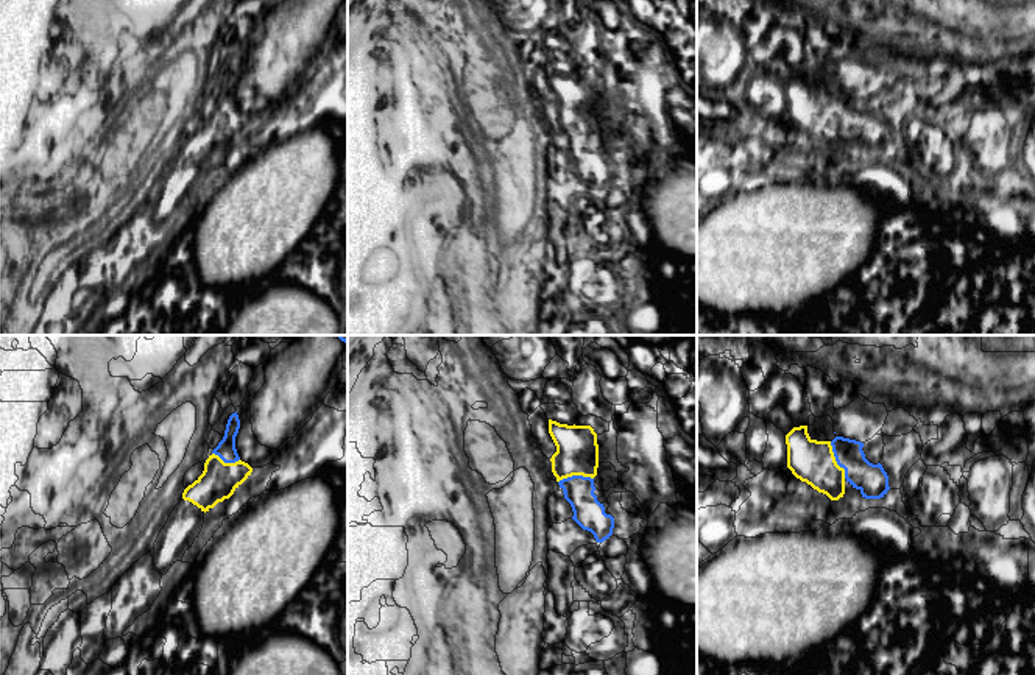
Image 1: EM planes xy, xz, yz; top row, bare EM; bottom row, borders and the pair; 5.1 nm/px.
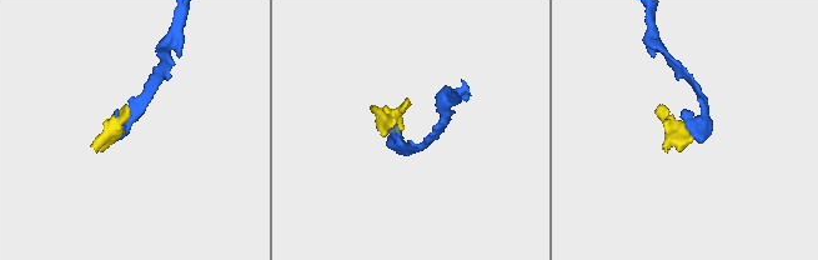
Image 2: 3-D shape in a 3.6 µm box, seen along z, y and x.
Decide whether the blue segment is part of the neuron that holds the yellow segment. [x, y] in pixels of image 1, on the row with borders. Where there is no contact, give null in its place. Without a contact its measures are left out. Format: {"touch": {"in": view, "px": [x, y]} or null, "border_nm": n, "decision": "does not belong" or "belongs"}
{"touch": {"in": "yz", "px": [834, 460]}, "border_nm": 200, "decision": "belongs"}

